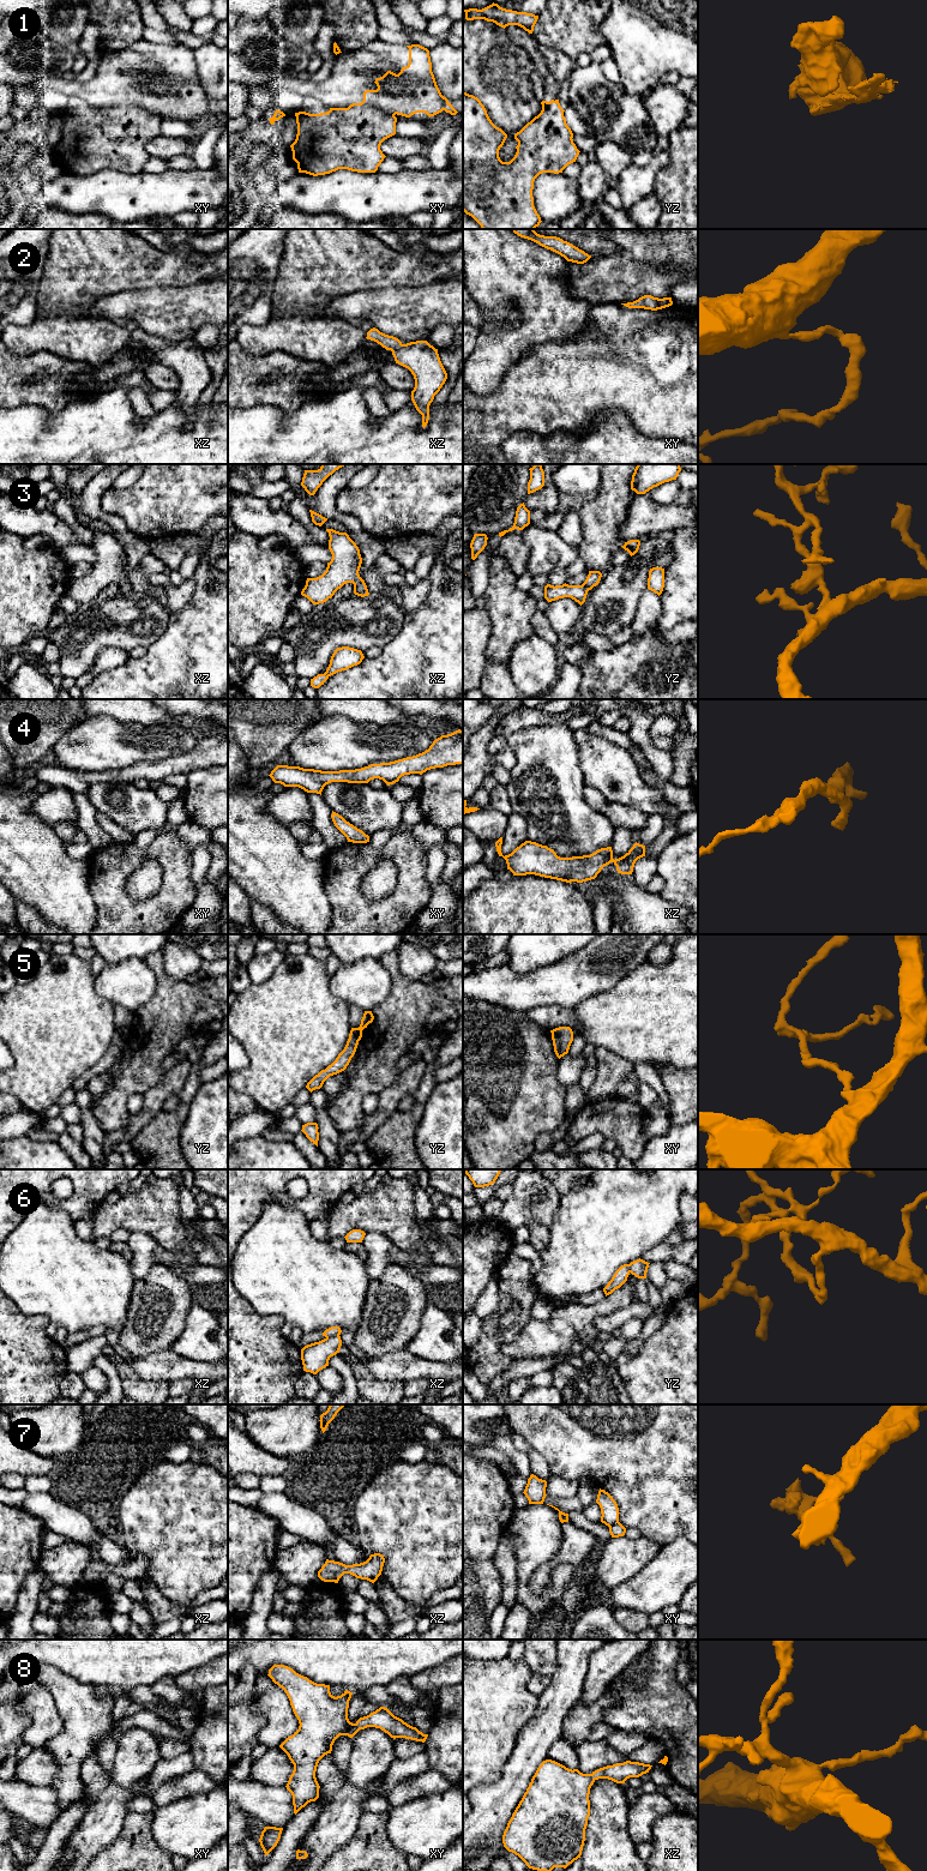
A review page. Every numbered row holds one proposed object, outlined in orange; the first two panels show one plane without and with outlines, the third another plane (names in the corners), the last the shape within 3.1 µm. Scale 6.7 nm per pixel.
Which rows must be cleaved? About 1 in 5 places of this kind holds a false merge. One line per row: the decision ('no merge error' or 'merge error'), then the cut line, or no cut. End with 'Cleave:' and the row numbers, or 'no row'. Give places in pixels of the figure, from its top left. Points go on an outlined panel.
1: merge error; cut xy (361, 102), (378, 106), (393, 115)
2: no merge error; cut none
3: no merge error; cut none
4: no merge error; cut none
5: no merge error; cut none
6: merge error; cut xz (338, 1334), (326, 1337)
7: merge error; cut xy (618, 1521), (609, 1527)
8: no merge error; cut none
Cleave: 1, 6, 7

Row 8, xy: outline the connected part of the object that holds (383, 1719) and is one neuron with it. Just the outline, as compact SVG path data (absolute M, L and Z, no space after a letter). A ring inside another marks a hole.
M273 1665L267 1676L284 1690L300 1723L299 1729L279 1745L294 1764L285 1787L293 1795L295 1815L319 1798L317 1767L325 1755L331 1753L339 1735L353 1738L360 1729L375 1727L393 1739L425 1743L428 1737L385 1707L360 1717L355 1723L350 1722L348 1708L353 1692L345 1690L335 1697L330 1692L330 1685L317 1684L288 1666Z

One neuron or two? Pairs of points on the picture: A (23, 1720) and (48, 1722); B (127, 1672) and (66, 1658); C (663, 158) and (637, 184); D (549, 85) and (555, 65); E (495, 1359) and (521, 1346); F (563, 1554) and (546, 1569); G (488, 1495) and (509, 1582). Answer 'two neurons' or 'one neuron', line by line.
A: two neurons
B: one neuron
C: one neuron
D: one neuron
E: two neurons
F: one neuron
G: two neurons

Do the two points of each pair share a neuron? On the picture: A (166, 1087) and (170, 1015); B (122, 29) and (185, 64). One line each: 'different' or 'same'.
A: different
B: different

